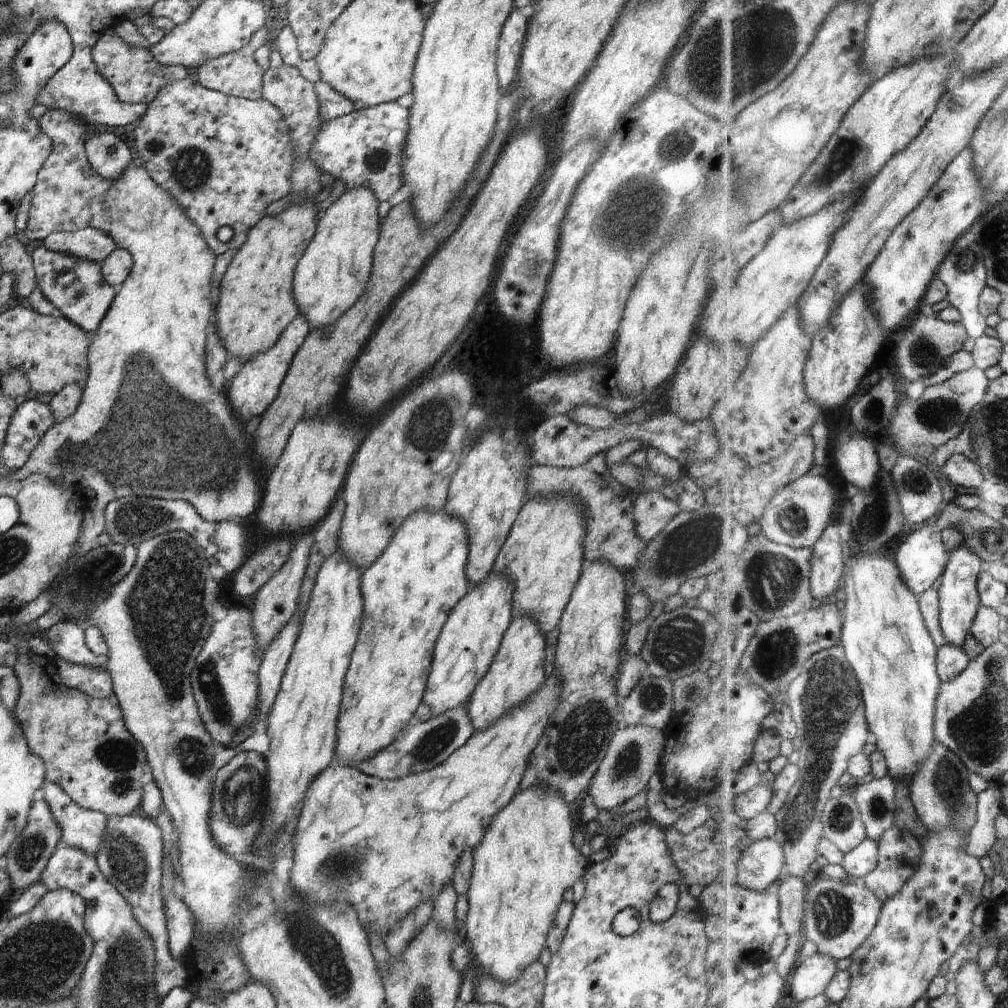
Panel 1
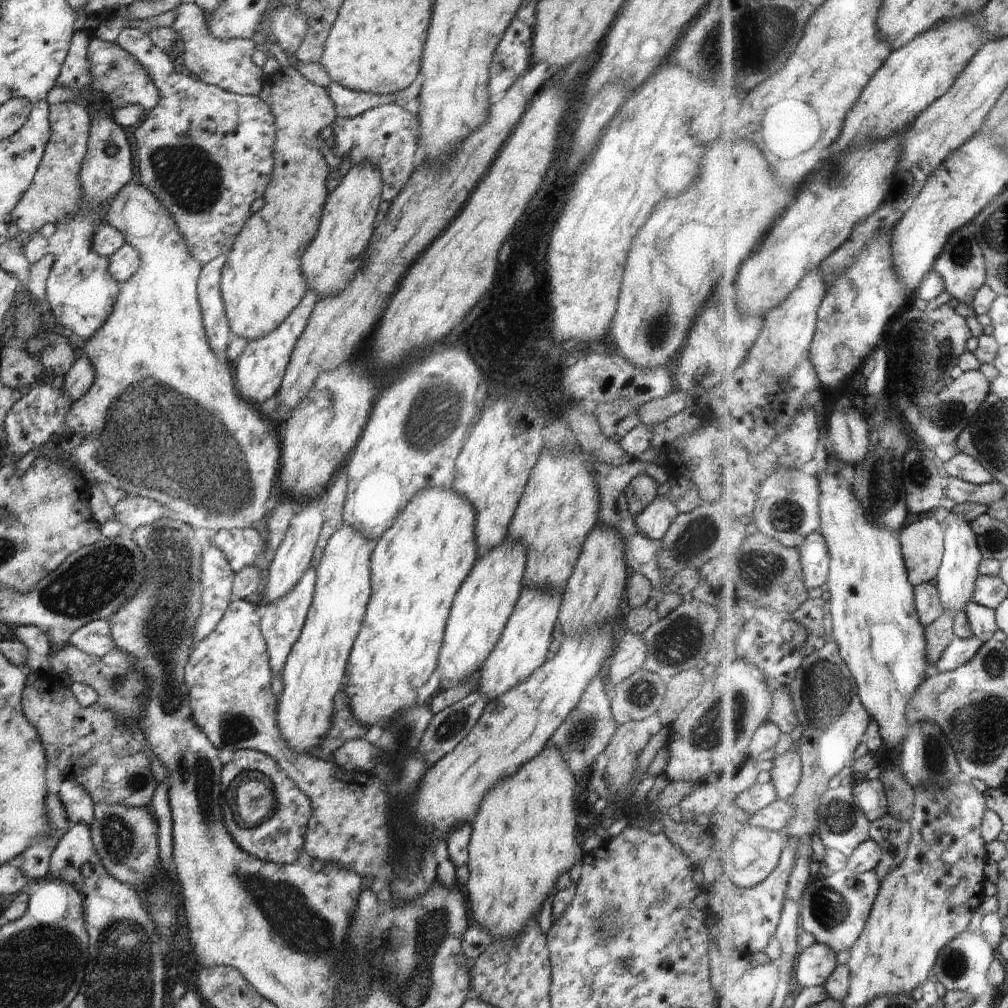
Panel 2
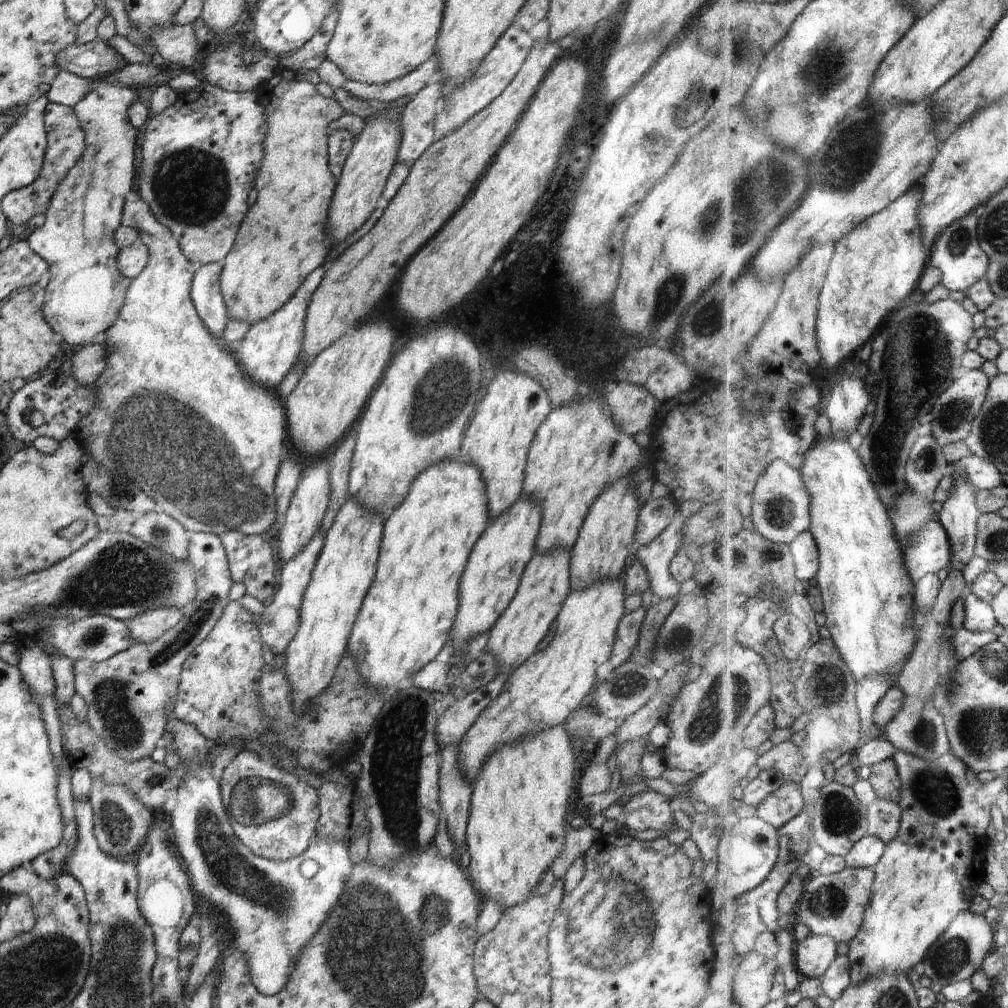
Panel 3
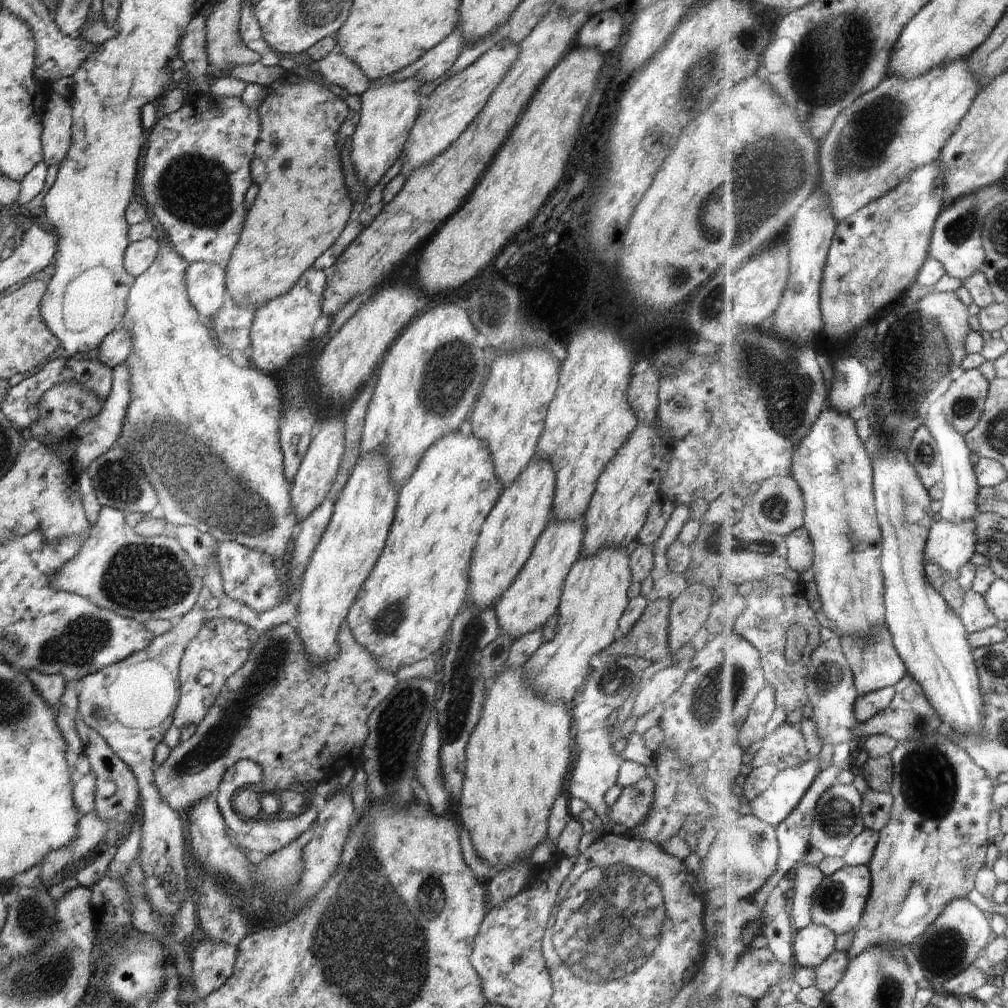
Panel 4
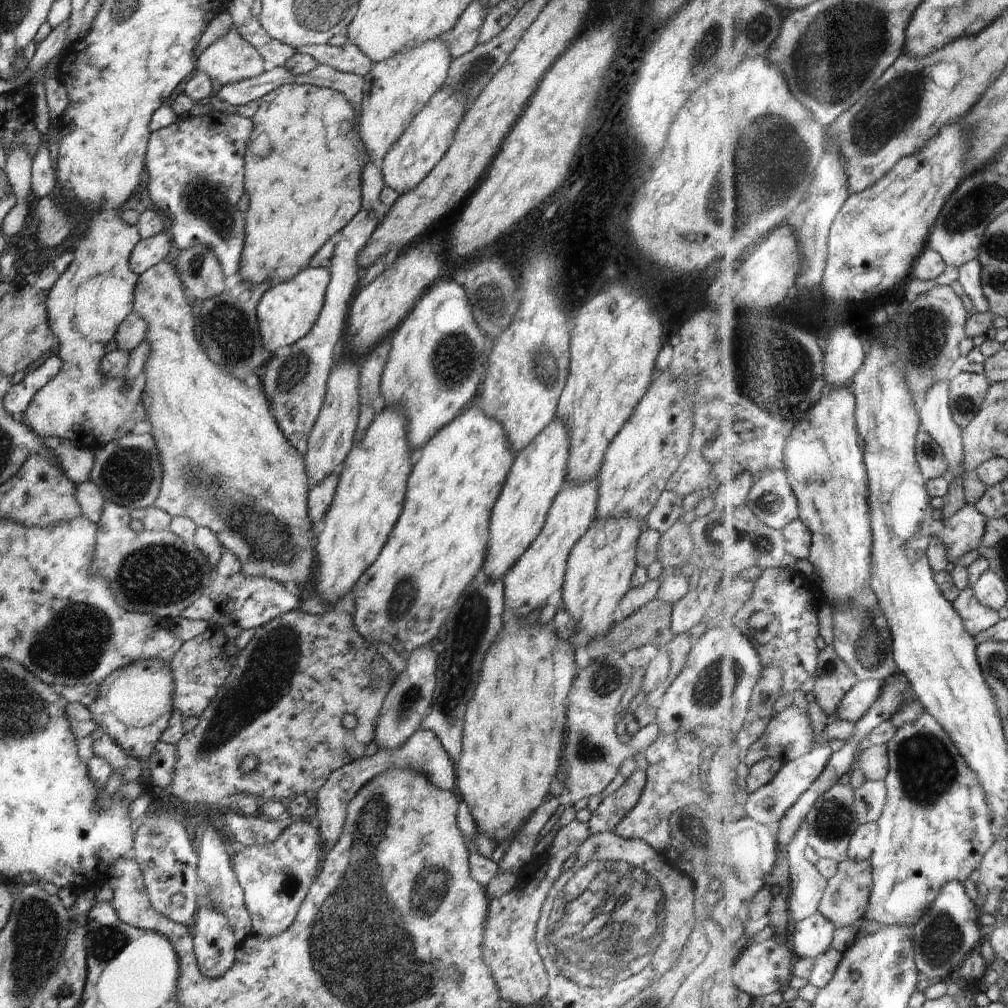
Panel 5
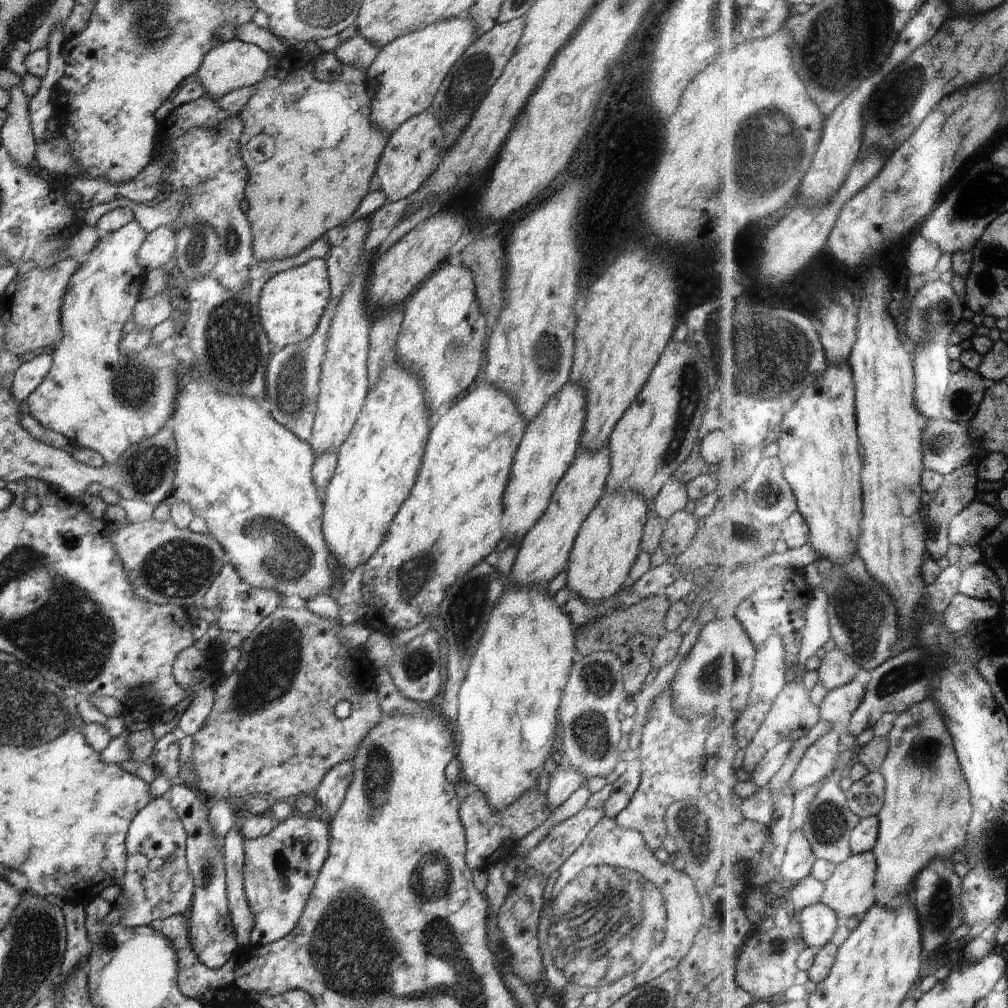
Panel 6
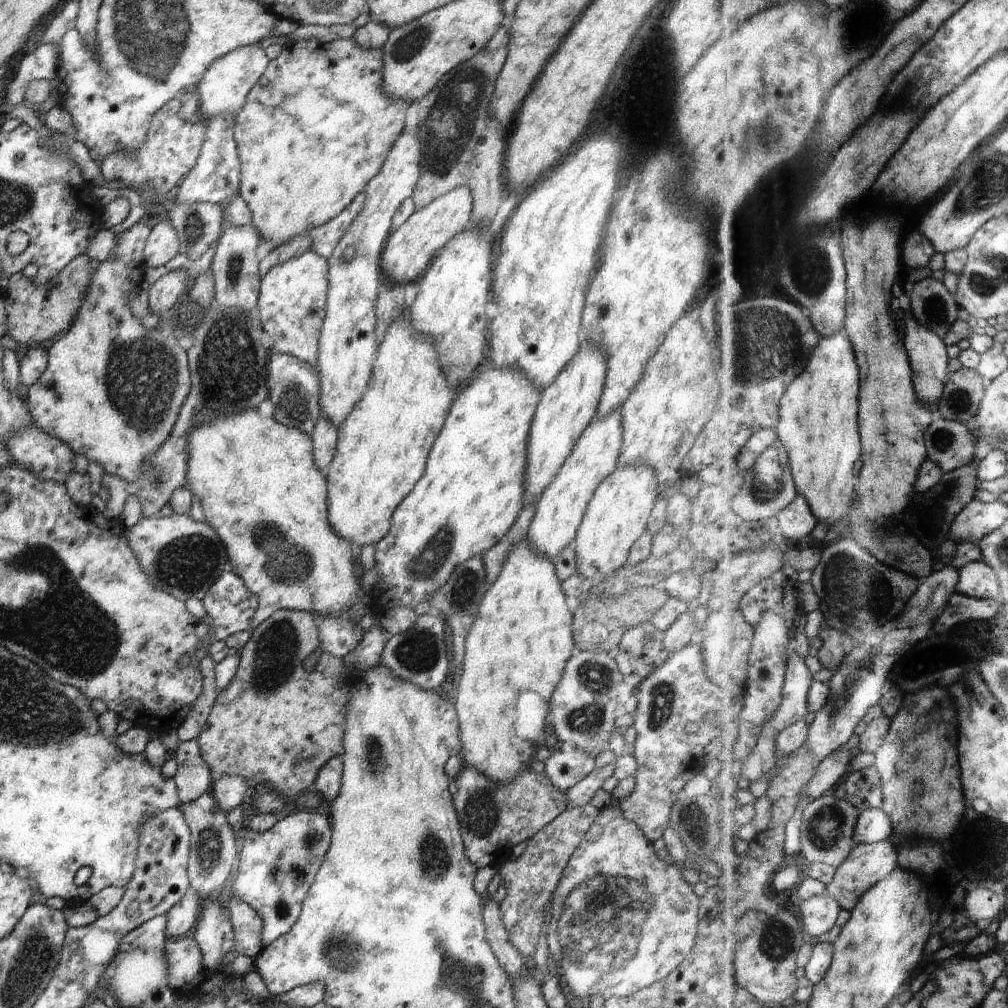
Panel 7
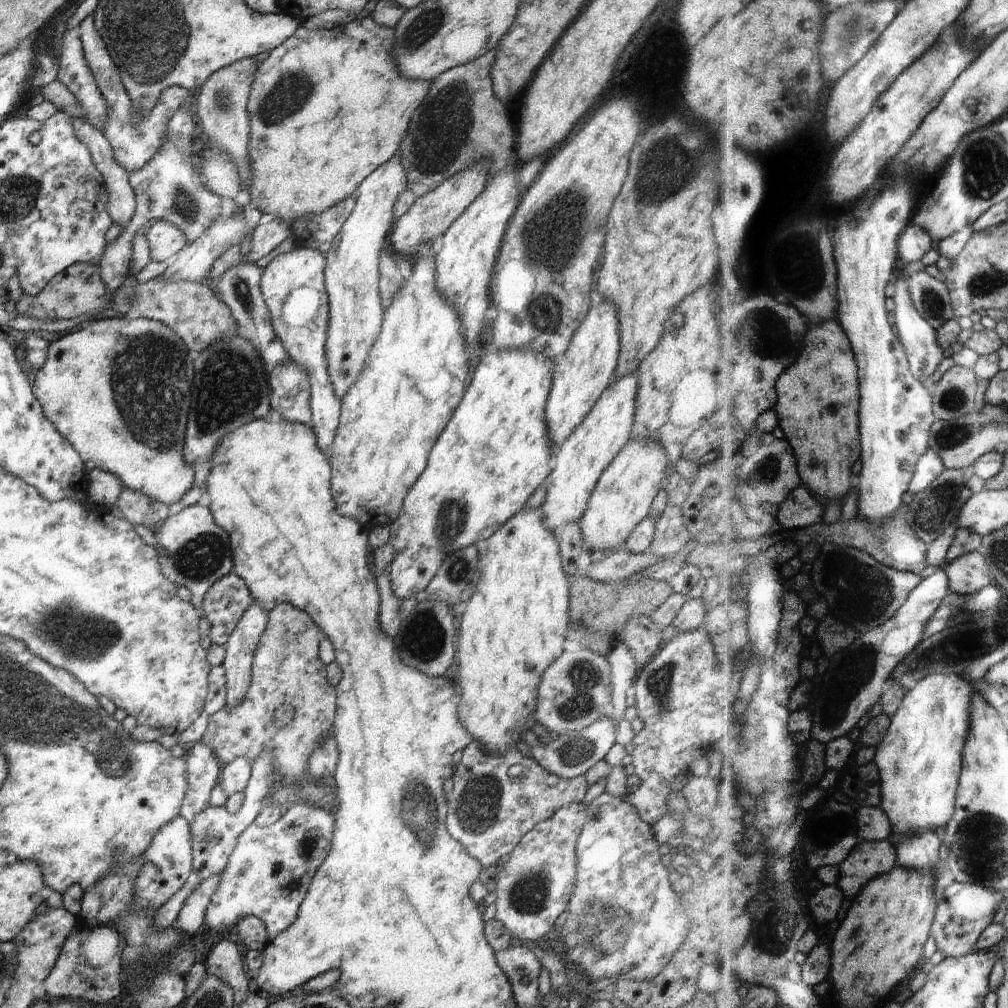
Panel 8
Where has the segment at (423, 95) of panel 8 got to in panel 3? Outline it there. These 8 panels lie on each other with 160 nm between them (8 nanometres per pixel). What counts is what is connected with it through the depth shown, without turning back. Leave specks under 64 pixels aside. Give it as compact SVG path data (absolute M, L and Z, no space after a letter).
M279 68L276 78L280 78L280 82L272 90L261 89L258 97L264 105L268 127L263 142L264 158L255 178L258 196L240 225L234 246L222 262L223 269L219 276L221 295L229 318L238 322L246 321L249 326L282 308L304 279L320 265L324 265L332 248L327 232L327 214L337 182L328 167L326 130L332 120L346 112L334 98L320 95L300 72Z

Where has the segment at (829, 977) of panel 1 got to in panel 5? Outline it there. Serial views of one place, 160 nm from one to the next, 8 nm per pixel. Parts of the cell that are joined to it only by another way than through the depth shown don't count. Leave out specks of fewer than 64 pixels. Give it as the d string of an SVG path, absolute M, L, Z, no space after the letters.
M816 914L796 924L796 934L794 934L796 950L800 956L820 958L832 948L834 934L836 934L834 922L822 914Z

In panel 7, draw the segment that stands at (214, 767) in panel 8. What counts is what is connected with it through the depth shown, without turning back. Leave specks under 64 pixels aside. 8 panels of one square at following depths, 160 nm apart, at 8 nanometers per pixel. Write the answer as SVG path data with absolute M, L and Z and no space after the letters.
M197 740L183 742L175 751L178 771L173 777L180 803L194 802L202 794L210 793L213 784L208 764L202 760Z

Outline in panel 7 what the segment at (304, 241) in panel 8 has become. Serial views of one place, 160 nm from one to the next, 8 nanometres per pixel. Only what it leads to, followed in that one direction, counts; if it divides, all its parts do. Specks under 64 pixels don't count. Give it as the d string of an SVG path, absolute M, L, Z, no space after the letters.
M360 192L360 194L358 194L340 214L334 216L332 220L324 222L322 226L310 228L307 233L308 236L310 236L310 240L312 240L311 250L323 258L330 258L330 254L332 254L334 248L336 248L336 244L344 237L350 224L352 224L358 217L358 214L360 214L362 206L364 206L364 192Z

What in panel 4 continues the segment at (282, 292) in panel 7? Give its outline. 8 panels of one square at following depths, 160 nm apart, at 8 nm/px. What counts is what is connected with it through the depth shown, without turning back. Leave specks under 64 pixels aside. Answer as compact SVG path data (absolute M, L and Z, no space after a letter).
M310 268L284 296L255 310L250 331L250 362L256 364L256 368L272 374L286 369L300 355L301 348L311 341L316 320L322 316L321 302L328 277L328 272Z

